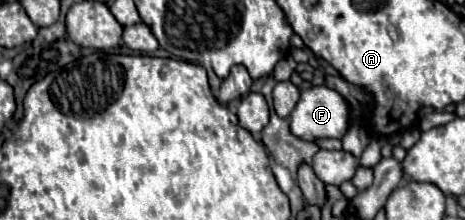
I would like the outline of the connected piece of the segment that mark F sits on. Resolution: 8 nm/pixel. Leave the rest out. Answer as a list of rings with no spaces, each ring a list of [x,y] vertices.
[[[325,85],[309,87],[301,91],[299,103],[289,115],[289,123],[299,139],[341,139],[347,133],[347,113],[347,103],[337,91]]]

